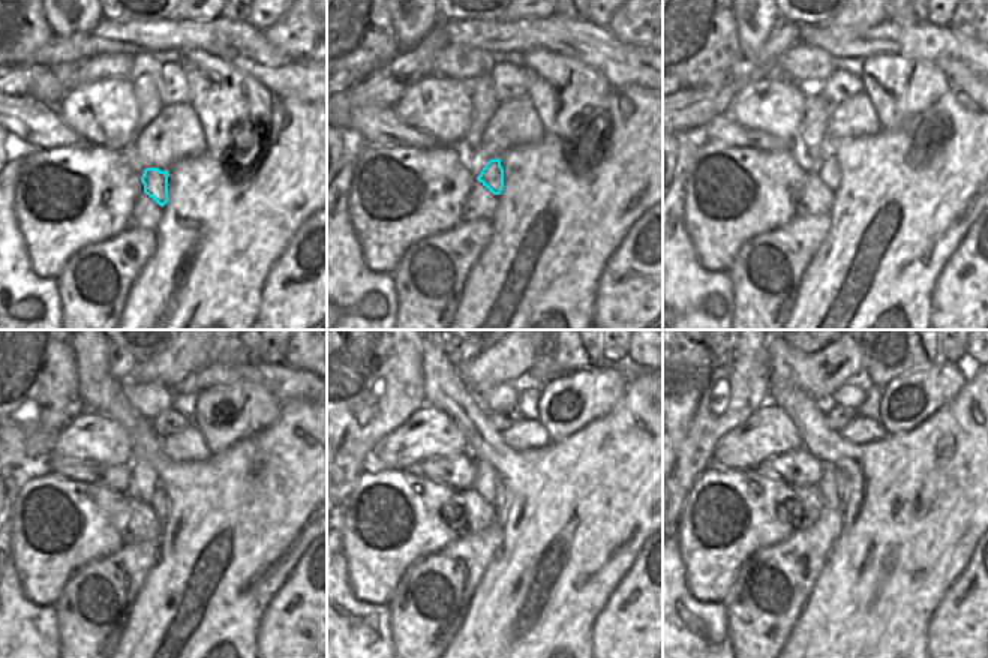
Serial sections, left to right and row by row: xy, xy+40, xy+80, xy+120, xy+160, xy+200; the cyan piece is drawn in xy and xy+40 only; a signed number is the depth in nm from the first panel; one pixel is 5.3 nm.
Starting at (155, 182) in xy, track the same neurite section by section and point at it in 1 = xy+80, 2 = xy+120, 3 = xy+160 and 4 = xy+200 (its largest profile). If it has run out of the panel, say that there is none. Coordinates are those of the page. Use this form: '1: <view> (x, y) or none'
1: xy+80 (828, 171)
2: xy+120 (159, 502)
3: xy+160 (501, 495)
4: xy+200 (841, 480)

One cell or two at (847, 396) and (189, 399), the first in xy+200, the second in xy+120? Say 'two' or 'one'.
two

